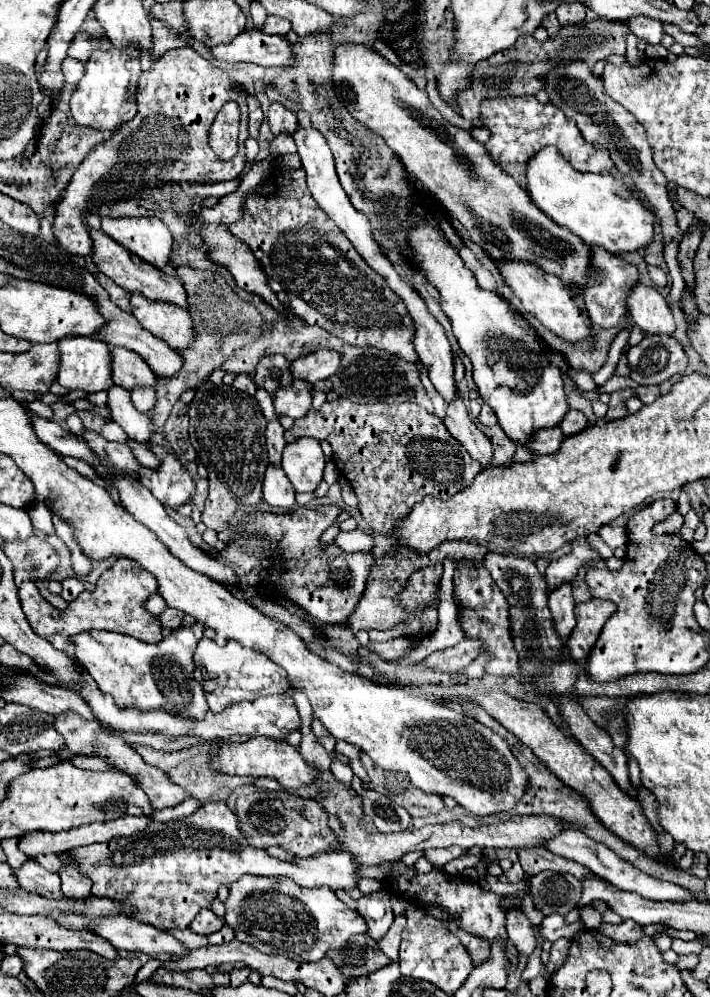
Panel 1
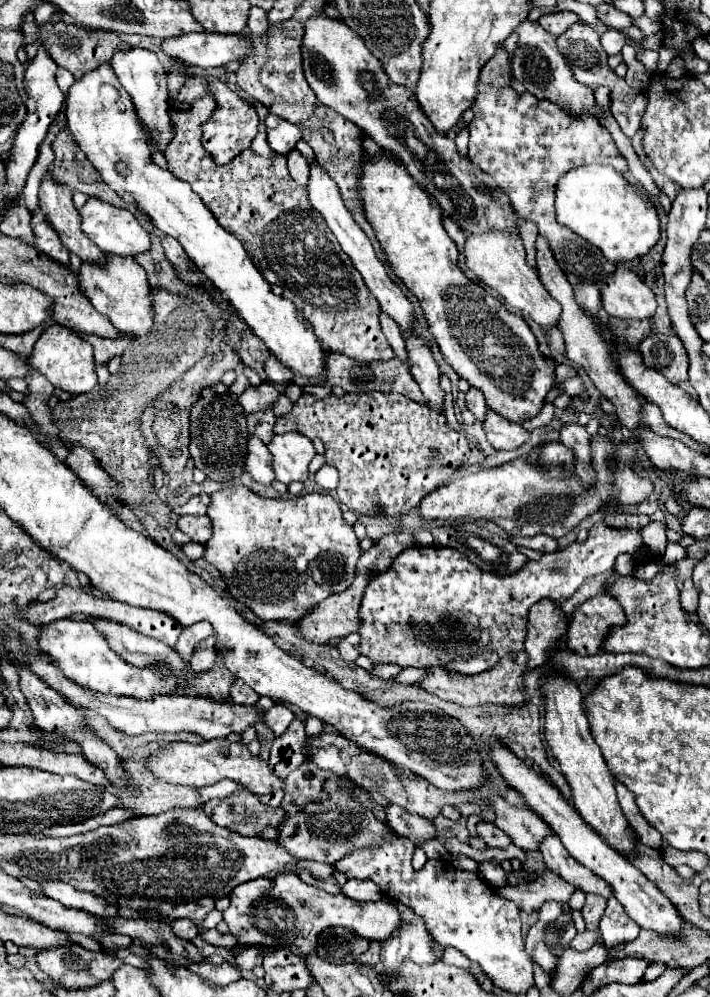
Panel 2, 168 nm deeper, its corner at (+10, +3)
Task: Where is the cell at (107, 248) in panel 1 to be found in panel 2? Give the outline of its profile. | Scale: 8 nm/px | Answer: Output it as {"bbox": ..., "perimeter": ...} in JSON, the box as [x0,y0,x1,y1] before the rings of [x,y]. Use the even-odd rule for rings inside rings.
{"bbox":[38,174,104,262],"perimeter":[[[46,174],[40,182],[38,192],[40,210],[46,216],[46,222],[56,230],[62,244],[78,254],[84,262],[104,262],[102,250],[98,250],[80,228],[80,214],[72,204],[72,190],[58,184],[52,174]]]}

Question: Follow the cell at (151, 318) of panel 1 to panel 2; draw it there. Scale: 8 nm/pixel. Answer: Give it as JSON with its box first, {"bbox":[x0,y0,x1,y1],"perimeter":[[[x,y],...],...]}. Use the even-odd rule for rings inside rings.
{"bbox":[78,254,152,336],"perimeter":[[[106,254],[104,264],[82,262],[78,268],[78,288],[92,302],[94,310],[110,318],[116,330],[132,336],[142,336],[152,326],[152,306],[150,306],[150,286],[144,268],[132,256]]]}

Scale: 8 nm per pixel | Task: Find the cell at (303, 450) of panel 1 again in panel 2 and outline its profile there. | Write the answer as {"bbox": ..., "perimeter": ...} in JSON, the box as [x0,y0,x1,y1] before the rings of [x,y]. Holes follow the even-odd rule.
{"bbox":[268,432,316,484],"perimeter":[[[298,432],[274,434],[268,450],[272,454],[272,470],[276,474],[276,480],[280,480],[282,484],[308,480],[308,464],[316,456],[310,438]]]}

